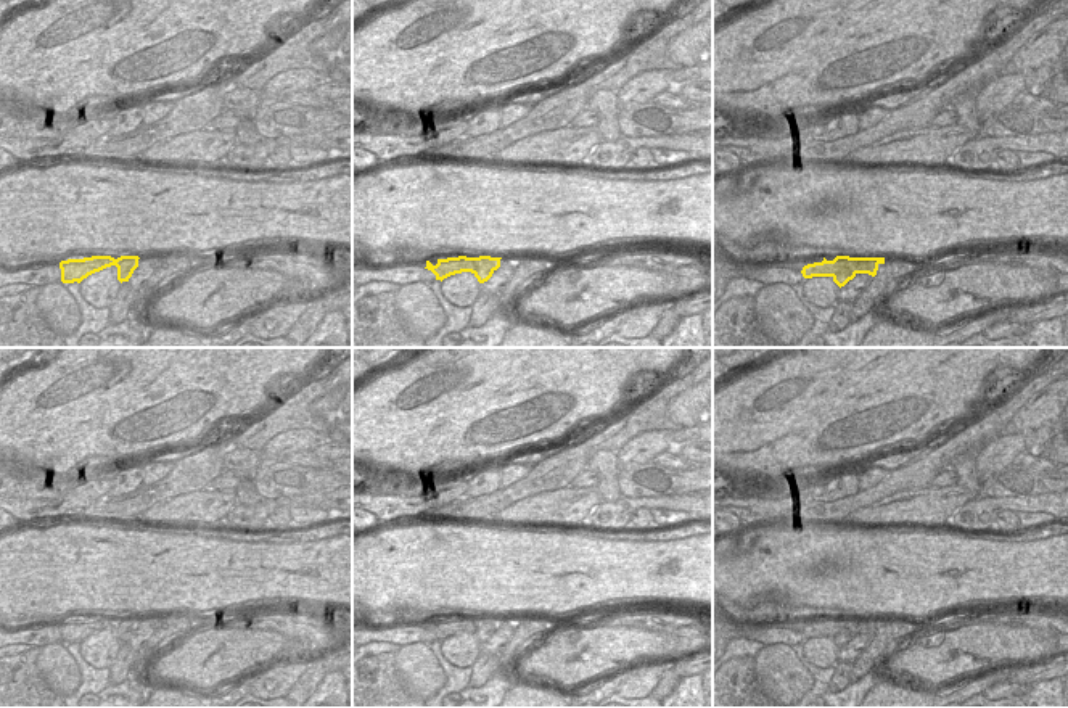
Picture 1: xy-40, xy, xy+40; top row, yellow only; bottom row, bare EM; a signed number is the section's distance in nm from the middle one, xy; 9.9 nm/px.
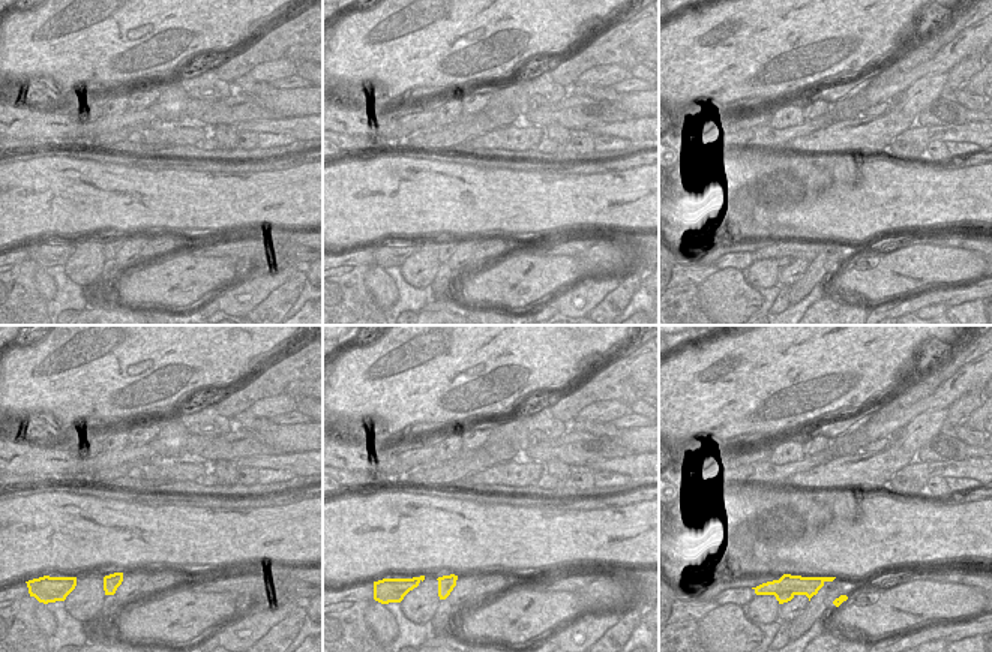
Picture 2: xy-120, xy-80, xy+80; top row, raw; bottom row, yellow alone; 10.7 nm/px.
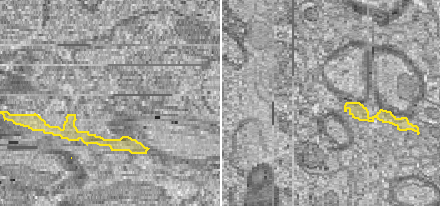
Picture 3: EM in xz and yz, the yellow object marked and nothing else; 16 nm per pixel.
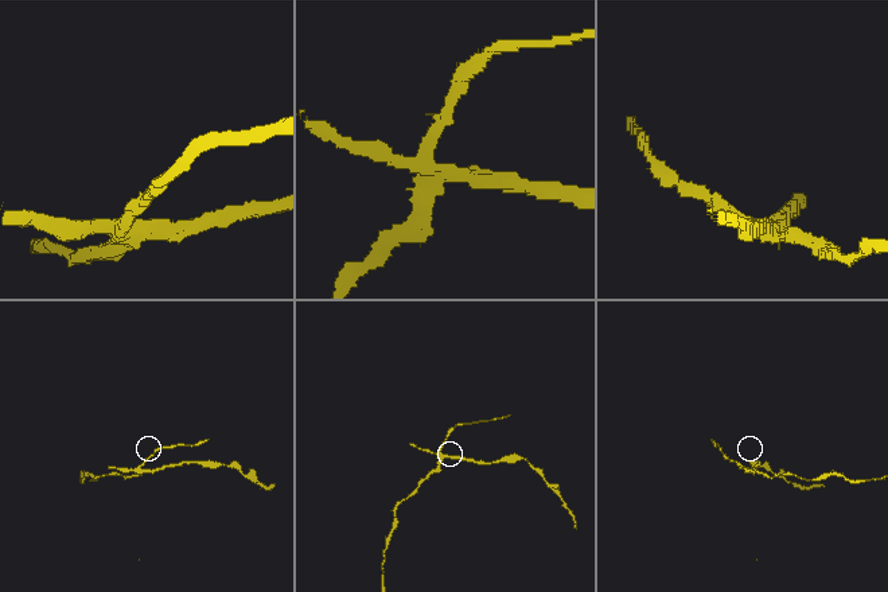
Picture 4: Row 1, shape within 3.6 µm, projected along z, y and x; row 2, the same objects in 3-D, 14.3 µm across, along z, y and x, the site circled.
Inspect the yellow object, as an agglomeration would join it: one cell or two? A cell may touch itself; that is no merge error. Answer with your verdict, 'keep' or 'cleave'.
cleave

